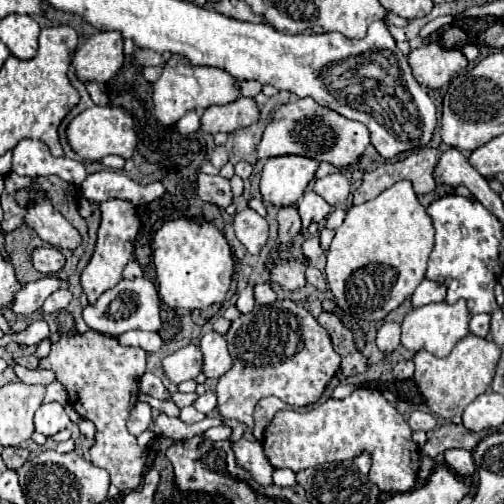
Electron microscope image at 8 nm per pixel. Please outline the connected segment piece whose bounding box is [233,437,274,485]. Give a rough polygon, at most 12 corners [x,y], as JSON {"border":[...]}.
{"border":[[245,437],[233,441],[237,463],[257,483],[273,481],[261,443]]}

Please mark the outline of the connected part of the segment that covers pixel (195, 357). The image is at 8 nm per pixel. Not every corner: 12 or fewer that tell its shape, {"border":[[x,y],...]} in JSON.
{"border":[[197,345],[163,359],[173,383],[195,379],[203,369]]}

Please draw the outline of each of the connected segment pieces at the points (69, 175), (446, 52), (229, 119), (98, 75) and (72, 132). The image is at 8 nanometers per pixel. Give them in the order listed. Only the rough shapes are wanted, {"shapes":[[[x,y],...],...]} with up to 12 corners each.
{"shapes":[[[39,139],[15,145],[11,171],[59,175],[73,185],[87,177],[79,161],[53,157]],[[441,43],[413,49],[413,77],[443,87],[469,63],[461,49]],[[255,99],[203,111],[201,129],[233,133],[259,121]],[[97,31],[73,57],[81,81],[107,83],[123,65],[123,35]],[[91,107],[67,127],[83,159],[137,153],[123,107]]]}

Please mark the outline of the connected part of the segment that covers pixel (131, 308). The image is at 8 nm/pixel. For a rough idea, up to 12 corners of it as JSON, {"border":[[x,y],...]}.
{"border":[[145,277],[121,279],[83,319],[95,333],[159,331],[161,301]]}

